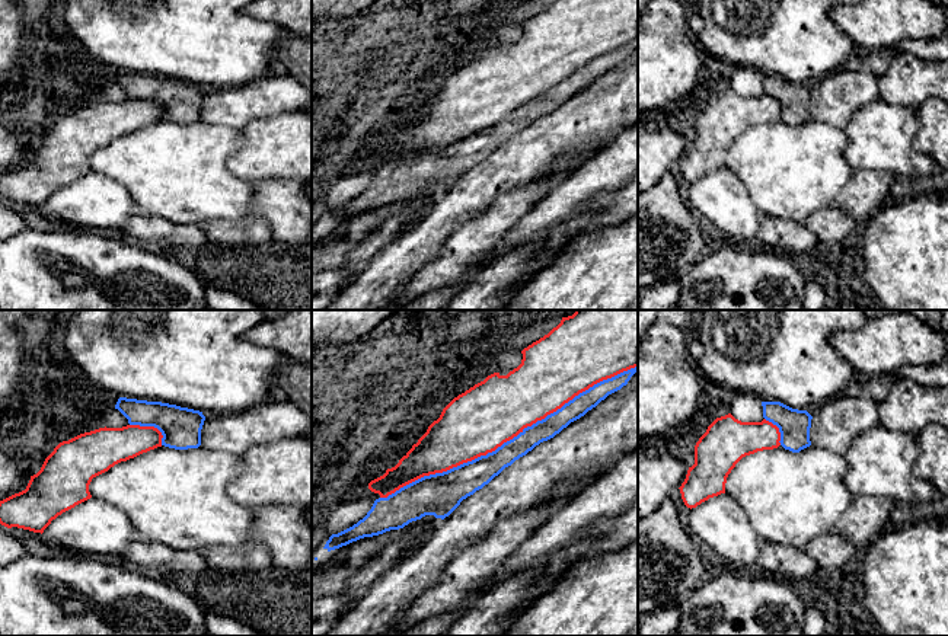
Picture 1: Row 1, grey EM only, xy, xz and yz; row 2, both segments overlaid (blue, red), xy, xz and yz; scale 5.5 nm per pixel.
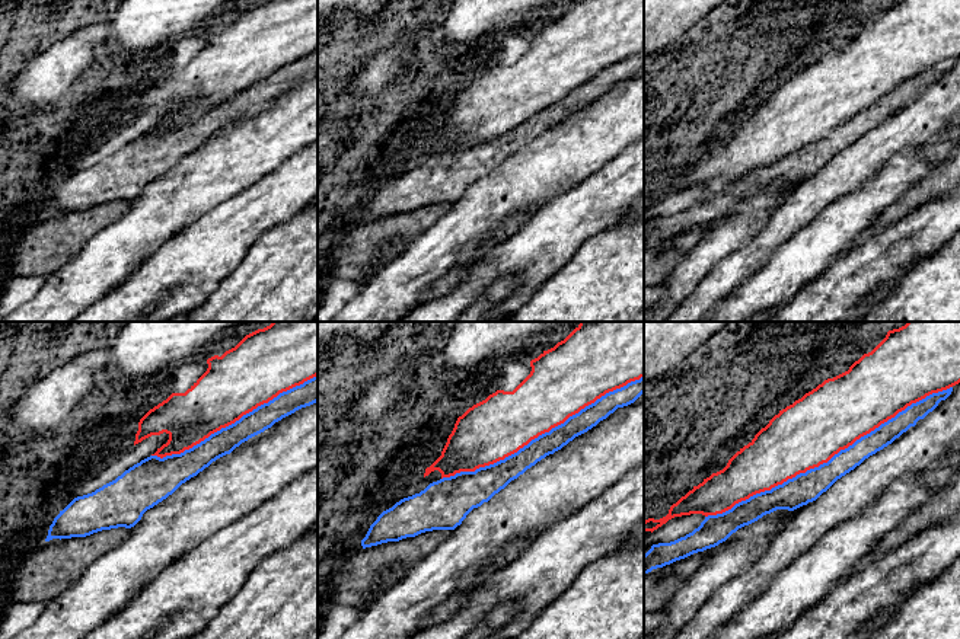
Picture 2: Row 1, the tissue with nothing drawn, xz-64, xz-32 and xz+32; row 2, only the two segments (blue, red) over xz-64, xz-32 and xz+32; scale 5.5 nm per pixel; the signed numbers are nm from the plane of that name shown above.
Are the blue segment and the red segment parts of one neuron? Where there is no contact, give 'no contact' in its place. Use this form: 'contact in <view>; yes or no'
contact in xz; no

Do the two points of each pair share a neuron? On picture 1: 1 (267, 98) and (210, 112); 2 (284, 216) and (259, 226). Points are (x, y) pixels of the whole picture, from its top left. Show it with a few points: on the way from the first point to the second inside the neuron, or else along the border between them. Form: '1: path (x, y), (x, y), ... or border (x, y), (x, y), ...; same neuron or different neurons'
1: path (252, 101), (238, 106), (224, 106); same neuron
2: border (249, 214), (259, 216), (268, 224), (275, 240); different neurons

